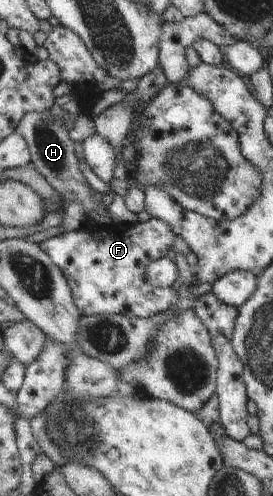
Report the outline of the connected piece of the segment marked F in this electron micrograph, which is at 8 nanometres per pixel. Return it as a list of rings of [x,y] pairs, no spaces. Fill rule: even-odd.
[[[151,218],[147,222],[136,224],[112,223],[93,225],[88,222],[74,232],[68,232],[48,238],[39,245],[60,266],[68,278],[75,304],[82,315],[124,314],[126,317],[148,319],[155,315],[176,308],[181,302],[180,291],[170,286],[159,288],[151,284],[146,277],[146,267],[153,261],[166,258],[168,251],[174,247],[175,231],[160,218]]]

